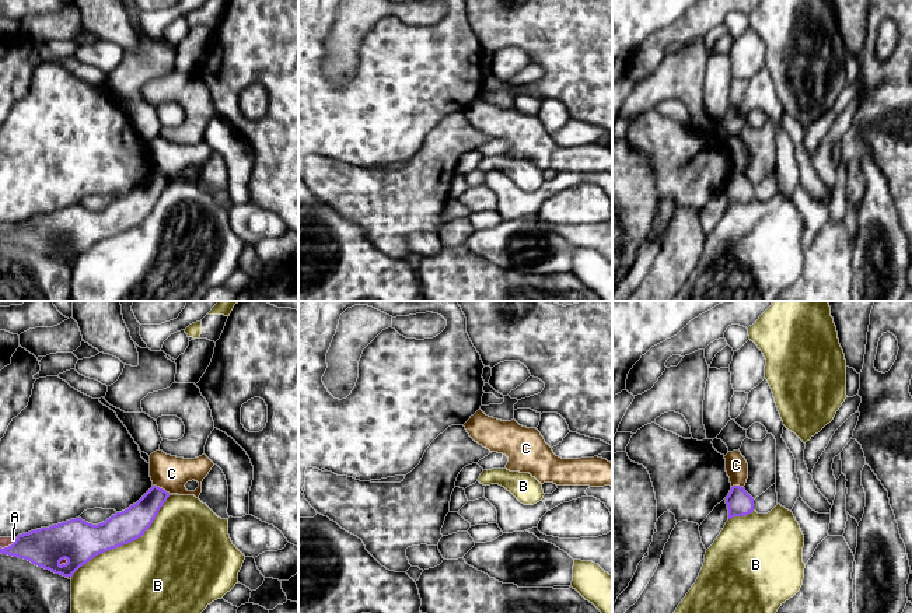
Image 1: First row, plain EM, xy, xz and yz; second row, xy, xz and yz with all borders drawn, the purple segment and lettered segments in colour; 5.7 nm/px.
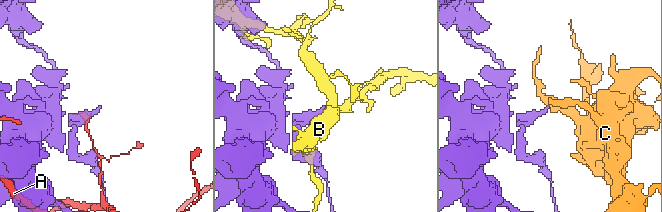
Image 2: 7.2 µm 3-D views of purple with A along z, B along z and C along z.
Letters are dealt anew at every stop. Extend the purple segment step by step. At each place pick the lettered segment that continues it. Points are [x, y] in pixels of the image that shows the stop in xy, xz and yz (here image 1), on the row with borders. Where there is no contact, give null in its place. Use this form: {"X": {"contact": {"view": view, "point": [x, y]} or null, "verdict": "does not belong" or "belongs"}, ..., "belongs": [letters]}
{"A": {"contact": {"view": "xy", "point": [9, 546]}, "verdict": "does not belong"}, "B": {"contact": {"view": "xy", "point": [125, 543]}, "verdict": "does not belong"}, "C": {"contact": {"view": "xy", "point": [159, 487]}, "verdict": "does not belong"}, "belongs": []}

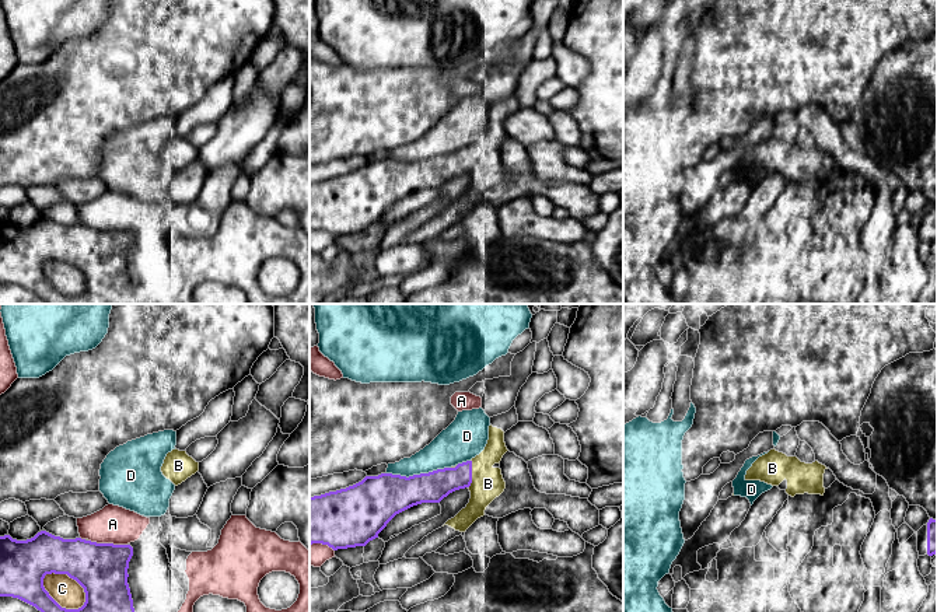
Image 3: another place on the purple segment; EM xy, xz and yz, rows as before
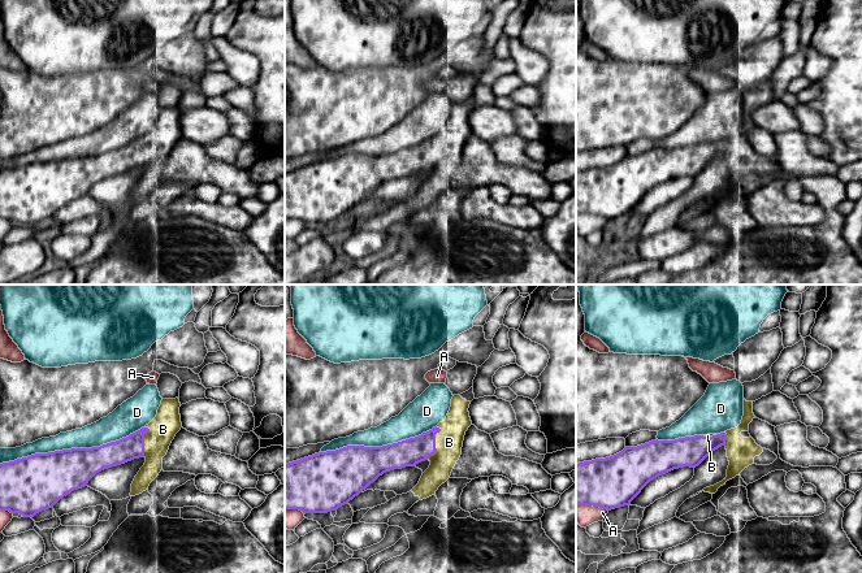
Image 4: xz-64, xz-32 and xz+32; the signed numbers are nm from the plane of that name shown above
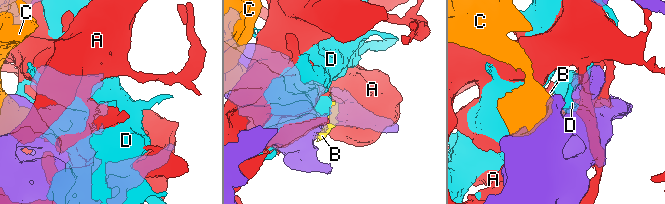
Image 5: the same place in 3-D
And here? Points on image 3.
{"A": {"contact": {"view": "xy", "point": [108, 544]}, "verdict": "does not belong"}, "B": {"contact": {"view": "xz", "point": [471, 474]}, "verdict": "belongs"}, "C": {"contact": {"view": "xy", "point": [72, 577]}, "verdict": "does not belong"}, "D": {"contact": {"view": "xz", "point": [418, 475]}, "verdict": "does not belong"}, "belongs": ["B"]}

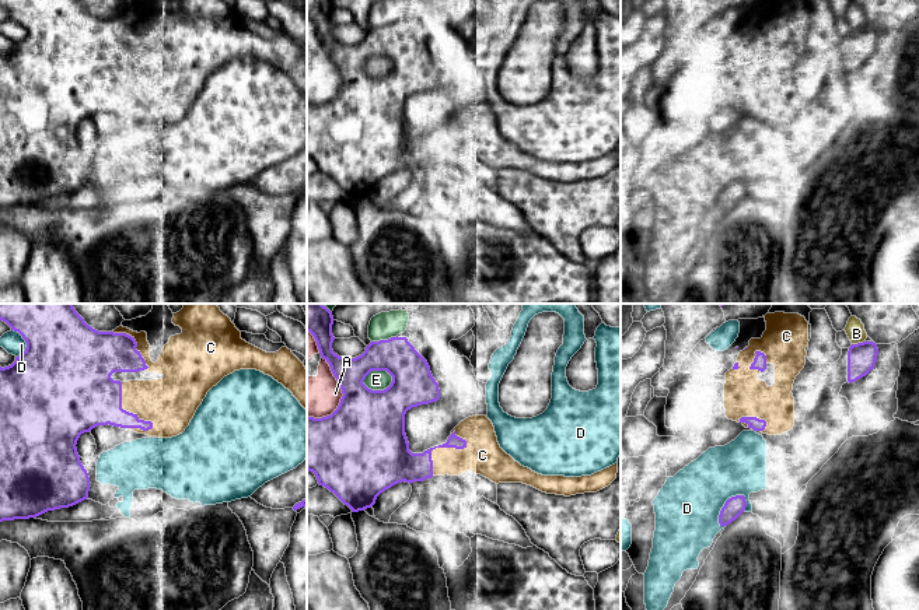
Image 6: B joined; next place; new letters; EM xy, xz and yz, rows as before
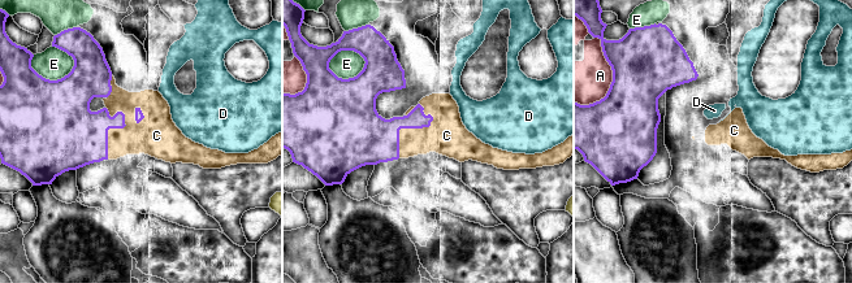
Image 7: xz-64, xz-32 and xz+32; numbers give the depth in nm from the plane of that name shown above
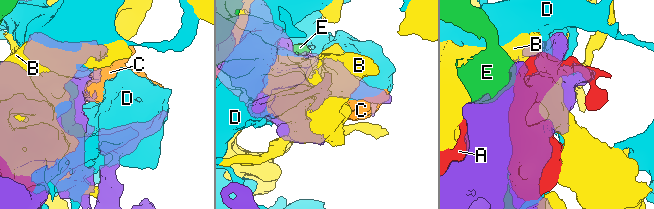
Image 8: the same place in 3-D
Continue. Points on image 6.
{"A": {"contact": {"view": "xz", "point": [342, 392]}, "verdict": "does not belong"}, "B": {"contact": {"view": "yz", "point": [858, 343]}, "verdict": "does not belong"}, "C": {"contact": {"view": "xy", "point": [128, 412]}, "verdict": "belongs"}, "D": {"contact": {"view": "yz", "point": [724, 505]}, "verdict": "does not belong"}, "E": {"contact": {"view": "xz", "point": [376, 370]}, "verdict": "does not belong"}, "belongs": ["C"]}

